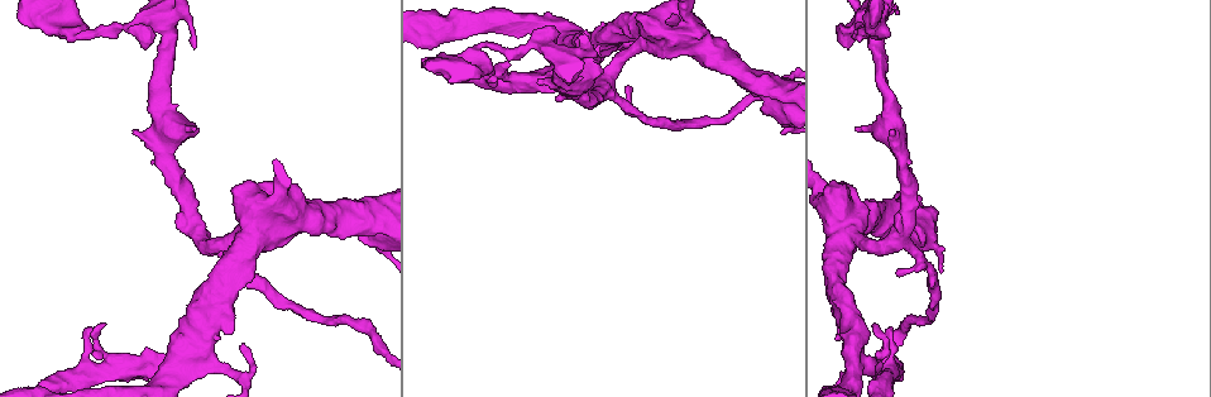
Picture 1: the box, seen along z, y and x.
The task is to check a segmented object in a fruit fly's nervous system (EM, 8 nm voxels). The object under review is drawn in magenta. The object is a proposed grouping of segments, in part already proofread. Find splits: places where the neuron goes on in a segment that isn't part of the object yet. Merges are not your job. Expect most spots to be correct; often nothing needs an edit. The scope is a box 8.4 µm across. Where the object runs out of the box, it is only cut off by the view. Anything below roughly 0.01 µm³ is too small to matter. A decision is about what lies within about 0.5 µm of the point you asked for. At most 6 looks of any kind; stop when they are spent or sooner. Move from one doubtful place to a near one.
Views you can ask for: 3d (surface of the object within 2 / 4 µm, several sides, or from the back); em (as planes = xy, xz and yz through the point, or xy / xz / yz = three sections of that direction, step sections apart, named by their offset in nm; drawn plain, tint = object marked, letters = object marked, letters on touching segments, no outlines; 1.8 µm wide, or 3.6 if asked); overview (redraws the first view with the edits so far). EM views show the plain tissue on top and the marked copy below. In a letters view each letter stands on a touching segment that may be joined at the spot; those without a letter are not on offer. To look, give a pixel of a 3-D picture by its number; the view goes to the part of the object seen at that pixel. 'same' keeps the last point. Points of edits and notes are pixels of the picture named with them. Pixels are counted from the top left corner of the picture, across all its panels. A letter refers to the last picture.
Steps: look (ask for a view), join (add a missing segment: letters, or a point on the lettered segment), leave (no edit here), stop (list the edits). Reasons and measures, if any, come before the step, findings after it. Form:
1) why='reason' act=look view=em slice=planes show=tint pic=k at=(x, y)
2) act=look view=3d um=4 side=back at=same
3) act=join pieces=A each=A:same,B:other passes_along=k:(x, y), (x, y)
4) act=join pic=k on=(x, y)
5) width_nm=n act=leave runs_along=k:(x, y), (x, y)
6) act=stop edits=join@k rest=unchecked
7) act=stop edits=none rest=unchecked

why='a fork' act=look view=em slice=yz step=4 show=tint pic=1 at=(115, 370)

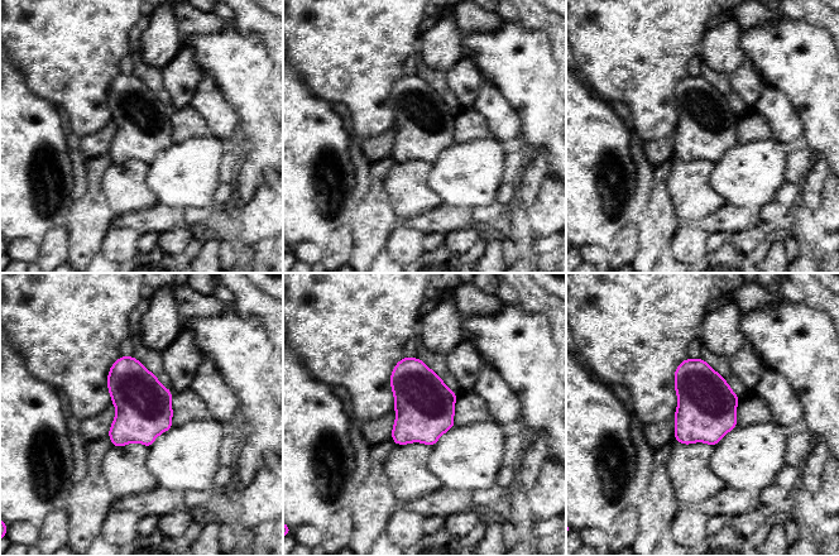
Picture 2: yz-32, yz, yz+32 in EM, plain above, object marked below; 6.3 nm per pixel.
act=look view=em slice=planes show=letters at=same

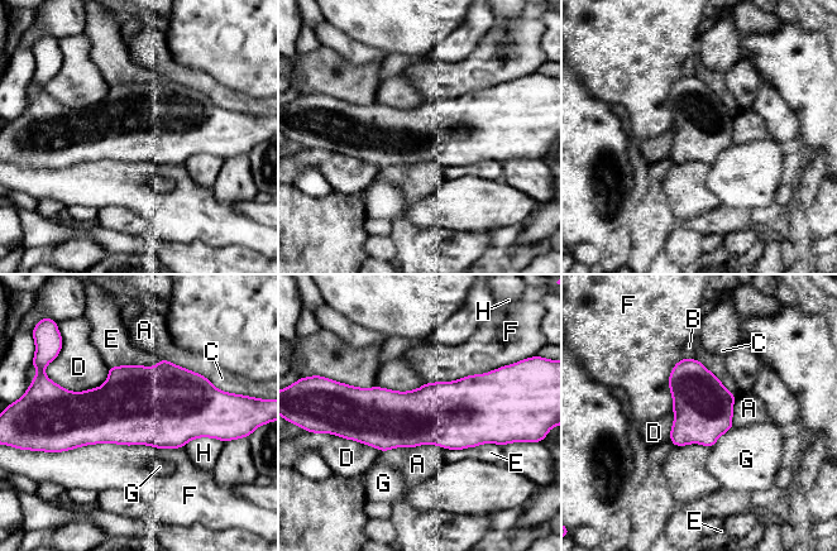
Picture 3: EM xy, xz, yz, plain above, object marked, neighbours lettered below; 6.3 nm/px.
act=leave each=A:other,B:other,C:other,D:other,E:other,F:other,G:other,H:other border=3:(109, 367), (94, 388), (56, 382) found='none of them fits'

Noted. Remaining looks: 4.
why='an open end' act=look view=em slice=planes show=letters pic=1 at=(131, 130)

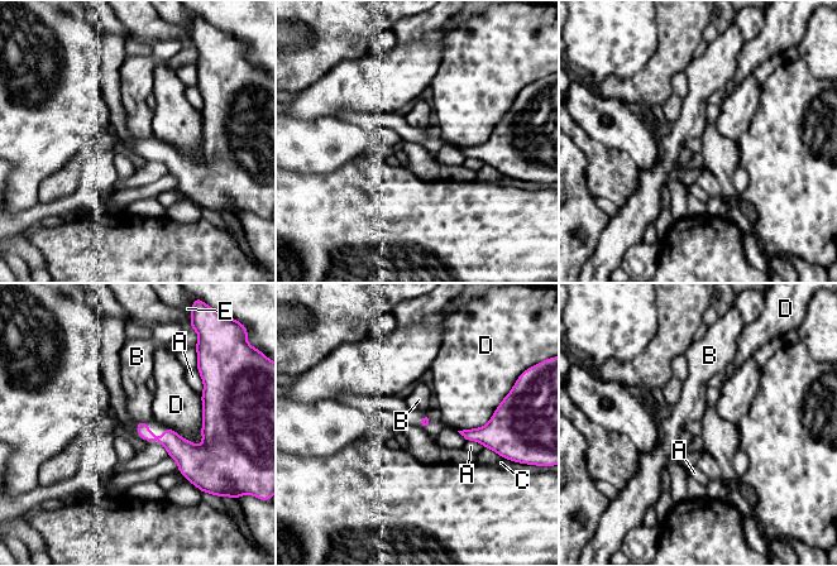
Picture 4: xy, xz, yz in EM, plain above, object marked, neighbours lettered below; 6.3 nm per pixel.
longest_contact=D:340nm act=leave each=A:other,B:other,C:other,D:other,E:other border=4:(137, 421), (144, 422) found='none of them fits'

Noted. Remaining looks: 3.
why='sharp bend' act=look view=em um=3.6 slice=planes show=tint pic=1 at=(567, 61)

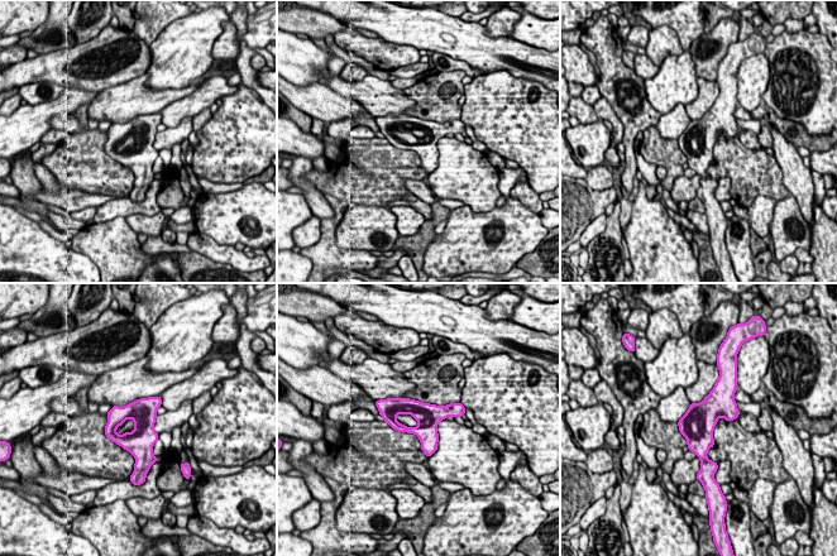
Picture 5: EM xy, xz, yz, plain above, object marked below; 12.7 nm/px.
why='see the neighbours' act=look view=em um=3.6 slice=planes show=letters at=same

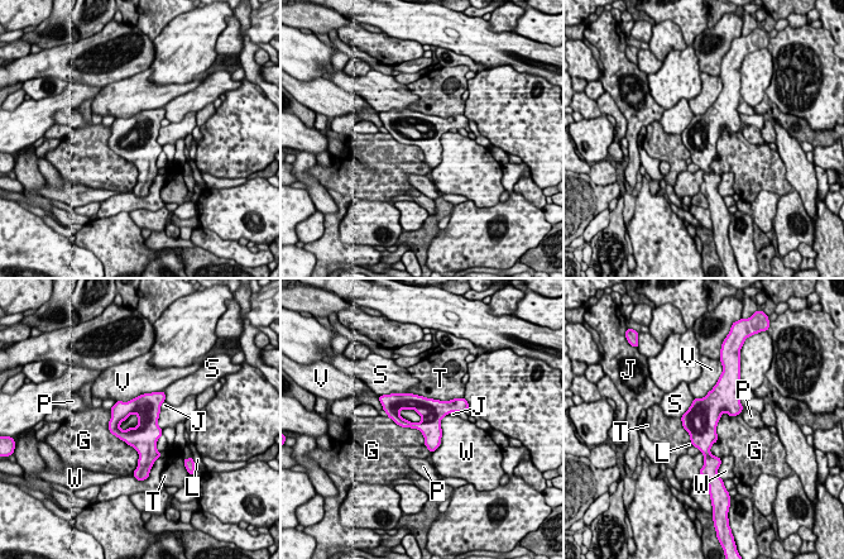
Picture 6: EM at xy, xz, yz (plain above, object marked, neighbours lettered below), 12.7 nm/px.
longest_contact=T:650nm act=leave each=G:other,J:other,L:other,P:other,S:other,T:other,V:other,W:other runs_along=6:(455, 406), (397, 404), (388, 409) found='no lettered segment goes on from it'

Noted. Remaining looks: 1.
act=stop edits=none rest=unchecked

